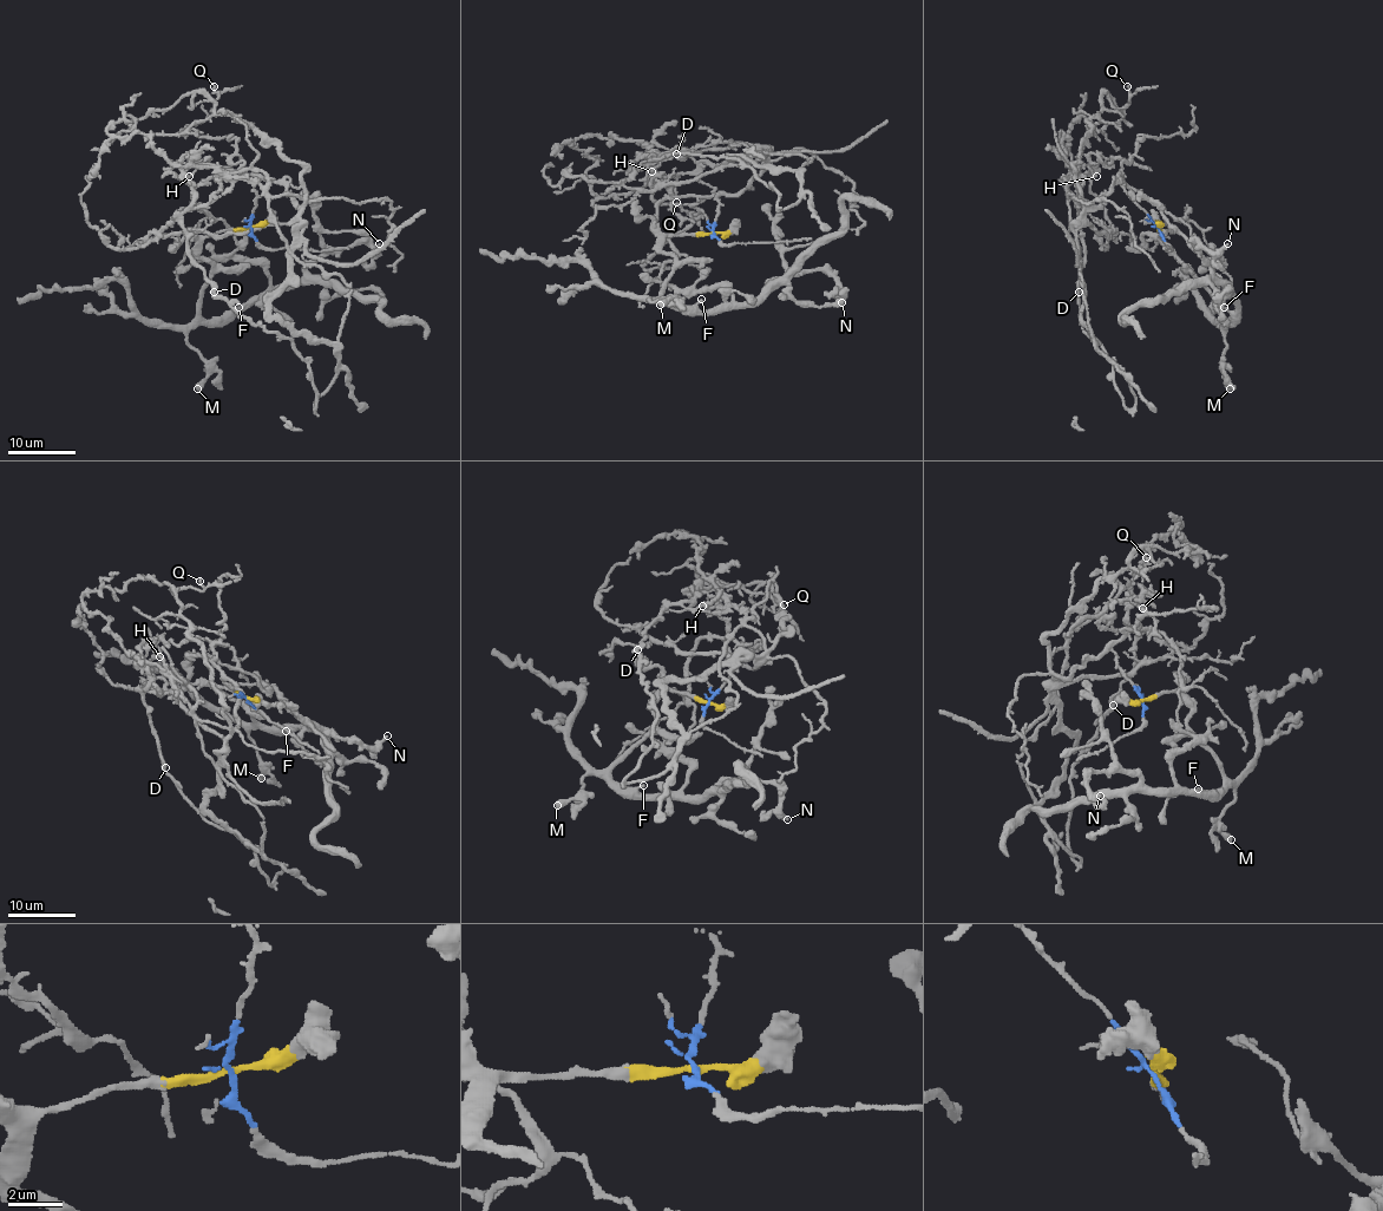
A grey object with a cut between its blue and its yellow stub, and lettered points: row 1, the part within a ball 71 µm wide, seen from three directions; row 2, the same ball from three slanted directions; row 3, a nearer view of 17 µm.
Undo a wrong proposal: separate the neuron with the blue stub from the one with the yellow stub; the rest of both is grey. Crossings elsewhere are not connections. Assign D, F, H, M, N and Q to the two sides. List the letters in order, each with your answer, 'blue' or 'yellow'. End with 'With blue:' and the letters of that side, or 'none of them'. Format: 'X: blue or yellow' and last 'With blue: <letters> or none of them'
D: blue
F: yellow
H: blue
M: yellow
N: yellow
Q: blue
With blue: D, H, Q

